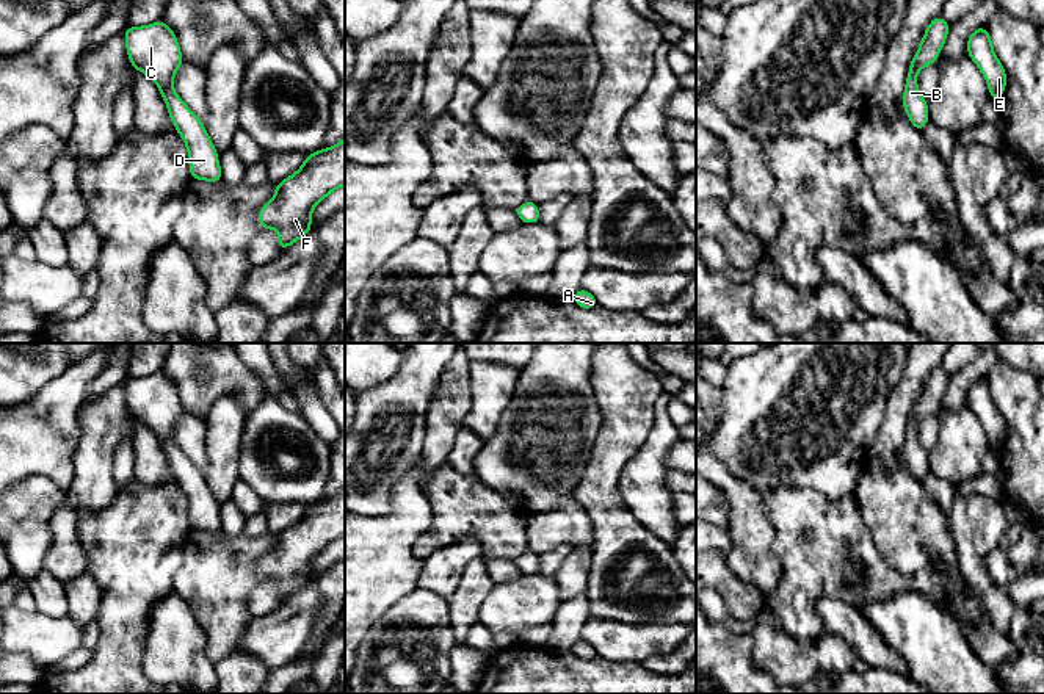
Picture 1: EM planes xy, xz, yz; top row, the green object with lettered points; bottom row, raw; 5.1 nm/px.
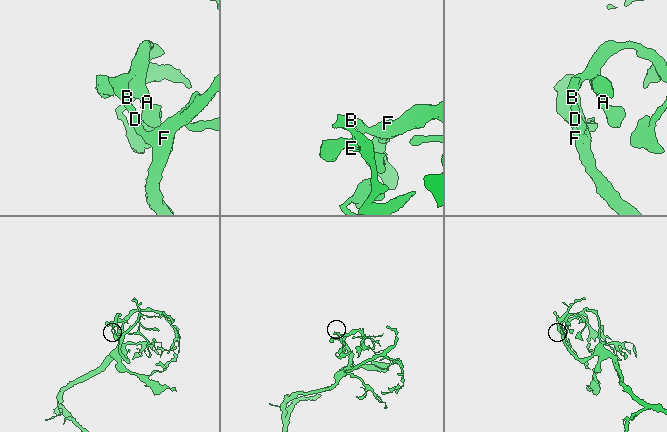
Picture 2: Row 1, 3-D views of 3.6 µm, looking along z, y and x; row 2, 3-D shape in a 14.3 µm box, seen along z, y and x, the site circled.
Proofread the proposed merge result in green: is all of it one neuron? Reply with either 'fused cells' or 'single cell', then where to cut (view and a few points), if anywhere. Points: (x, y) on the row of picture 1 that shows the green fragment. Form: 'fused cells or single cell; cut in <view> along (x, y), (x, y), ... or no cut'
single cell; no cut

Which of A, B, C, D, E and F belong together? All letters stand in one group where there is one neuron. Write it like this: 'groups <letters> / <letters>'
groups A B C D E F

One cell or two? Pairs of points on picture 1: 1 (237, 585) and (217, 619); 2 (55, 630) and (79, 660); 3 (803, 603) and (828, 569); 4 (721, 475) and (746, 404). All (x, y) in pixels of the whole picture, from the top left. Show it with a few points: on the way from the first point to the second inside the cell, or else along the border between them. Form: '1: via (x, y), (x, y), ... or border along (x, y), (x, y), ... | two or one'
1: via (229, 592), (220, 602), (220, 611) | one
2: border along (82, 650), (65, 657), (52, 668) | two
3: via (803, 596), (820, 577) | one
4: border along (712, 455), (734, 475), (754, 487) | two

